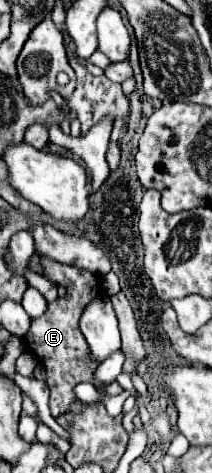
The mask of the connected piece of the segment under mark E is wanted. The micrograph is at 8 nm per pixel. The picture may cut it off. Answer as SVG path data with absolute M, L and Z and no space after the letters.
M42 257L42 265L44 265L44 271L46 271L46 277L52 283L68 287L68 295L64 298L58 298L53 304L48 304L44 315L32 319L24 341L29 347L28 350L40 359L40 363L42 363L42 367L46 371L46 385L50 389L48 407L50 407L52 417L58 417L62 413L68 413L68 407L76 401L74 387L78 383L88 381L96 389L100 389L100 391L104 389L104 383L98 383L94 379L94 371L98 369L100 363L94 363L94 367L90 367L90 363L86 363L86 351L90 351L90 347L86 347L86 339L84 339L84 335L78 329L78 321L80 321L80 315L82 315L84 307L96 295L100 295L100 281L90 271L80 271L78 267L62 265L62 263L50 261L46 257Z

